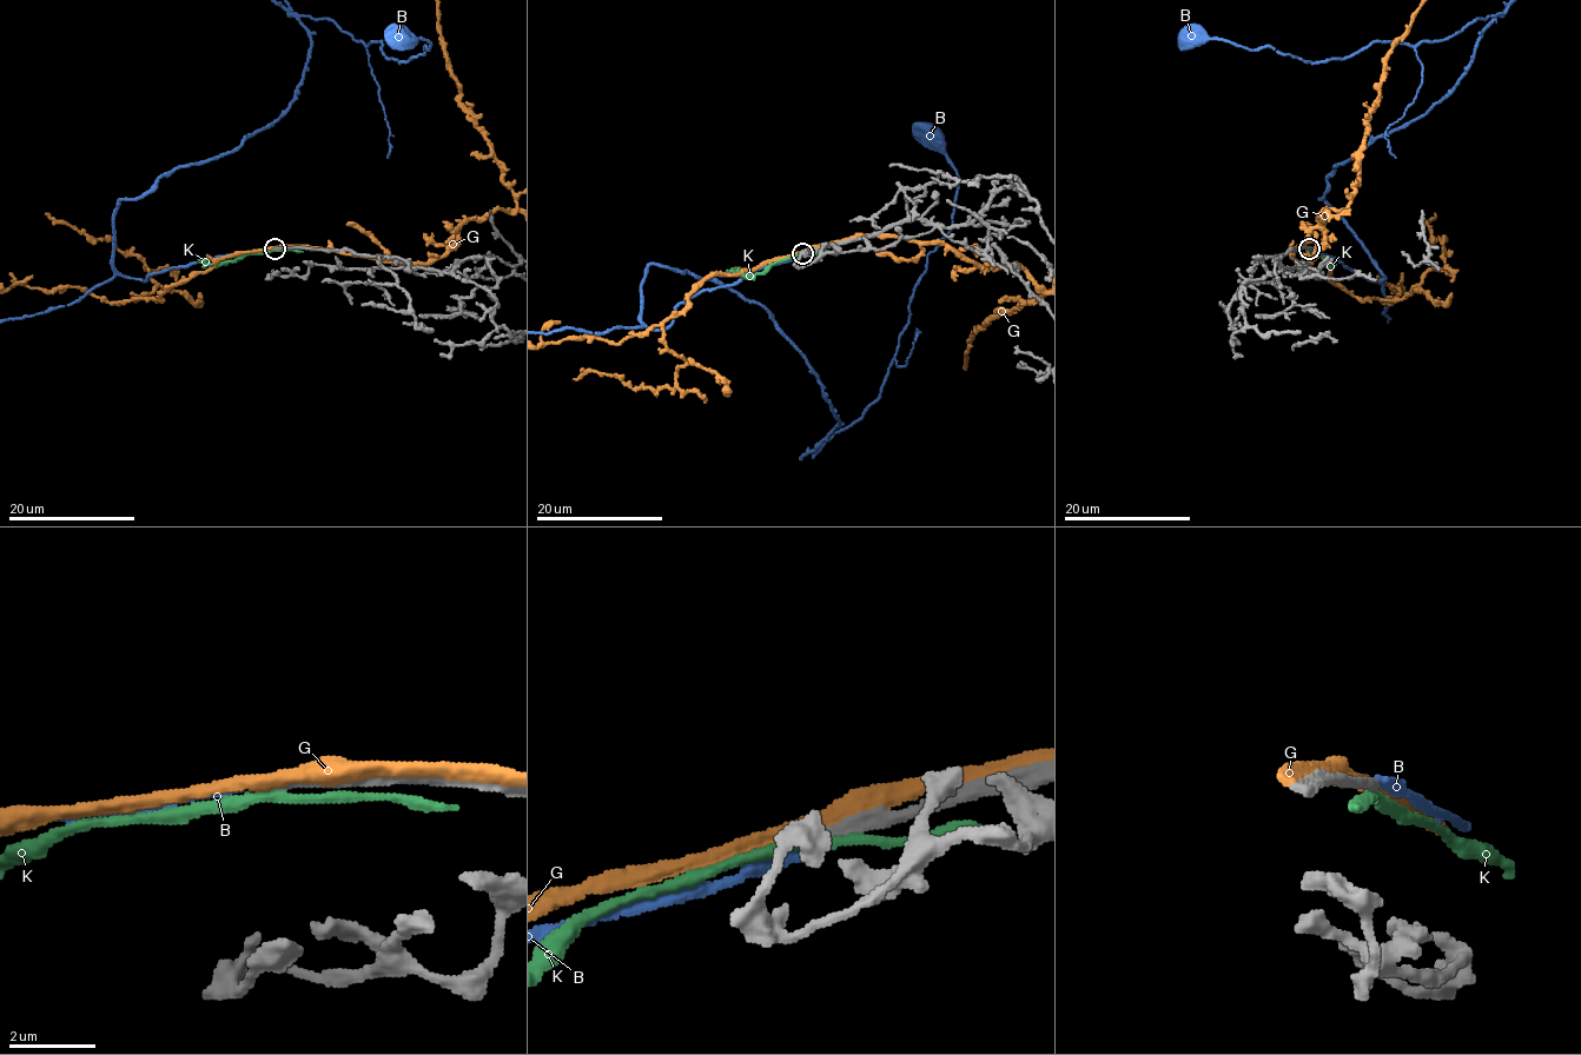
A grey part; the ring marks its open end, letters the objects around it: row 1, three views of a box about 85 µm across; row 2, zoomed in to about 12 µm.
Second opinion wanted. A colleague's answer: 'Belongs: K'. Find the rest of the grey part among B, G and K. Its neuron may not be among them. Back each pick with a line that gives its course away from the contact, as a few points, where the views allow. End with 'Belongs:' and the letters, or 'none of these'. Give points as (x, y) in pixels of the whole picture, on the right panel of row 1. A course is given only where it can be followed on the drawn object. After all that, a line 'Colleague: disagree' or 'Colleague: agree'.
Belongs: none of these
Colleague: disagree

